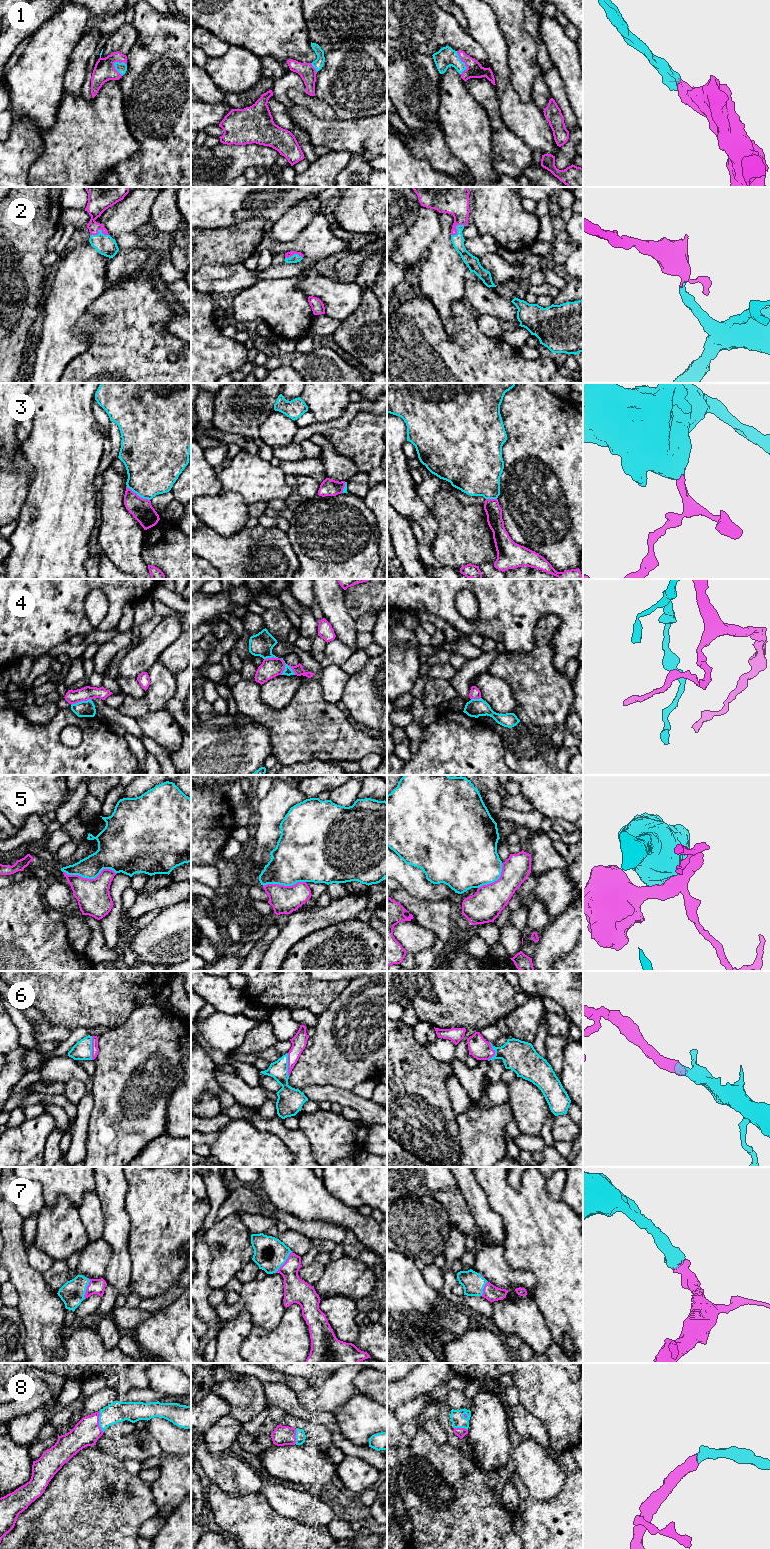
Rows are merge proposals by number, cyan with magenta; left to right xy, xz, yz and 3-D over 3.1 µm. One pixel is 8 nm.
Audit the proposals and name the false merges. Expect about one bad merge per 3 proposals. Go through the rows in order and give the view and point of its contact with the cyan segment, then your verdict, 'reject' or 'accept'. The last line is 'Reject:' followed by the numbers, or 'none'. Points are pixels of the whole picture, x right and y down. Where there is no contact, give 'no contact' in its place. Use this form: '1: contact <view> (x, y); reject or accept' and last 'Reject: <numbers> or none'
1: contact yz (464, 63); accept
2: contact xy (98, 231); accept
3: contact xy (138, 495); reject
4: contact xz (288, 666); reject
5: contact xy (90, 878); reject
6: contact xy (91, 1048); accept
7: contact xz (285, 1261); accept
8: contact xy (99, 1422); accept
Reject: 3, 4, 5

